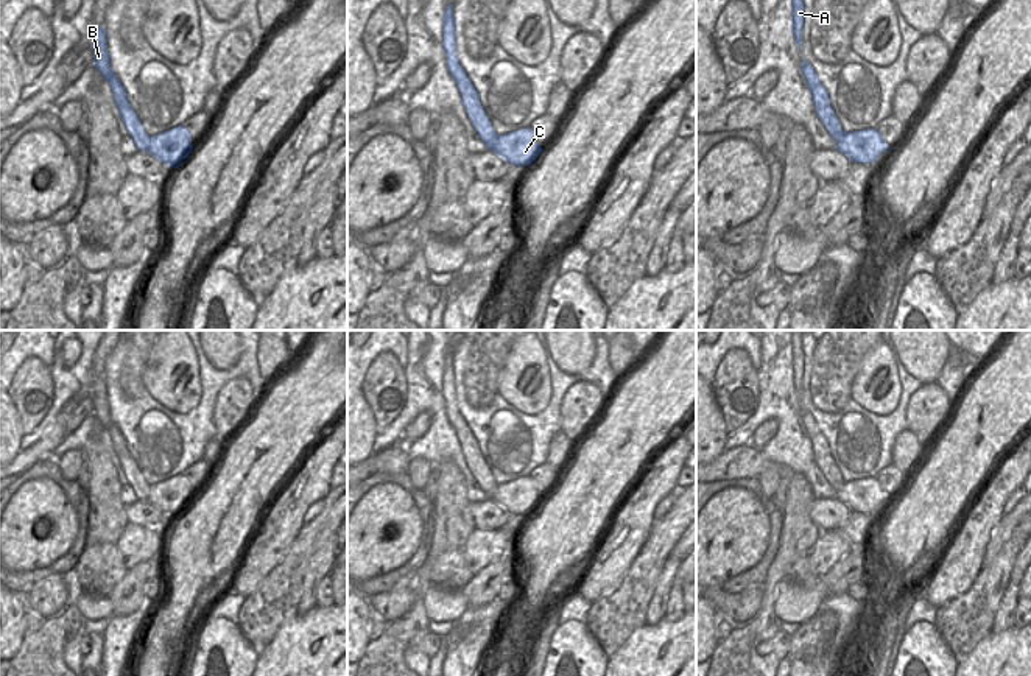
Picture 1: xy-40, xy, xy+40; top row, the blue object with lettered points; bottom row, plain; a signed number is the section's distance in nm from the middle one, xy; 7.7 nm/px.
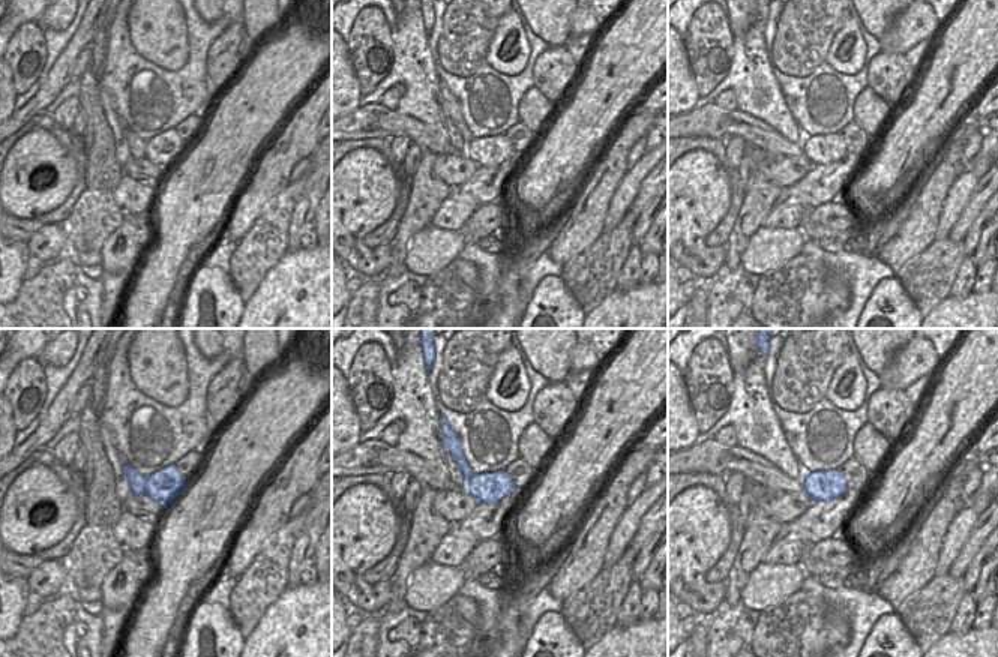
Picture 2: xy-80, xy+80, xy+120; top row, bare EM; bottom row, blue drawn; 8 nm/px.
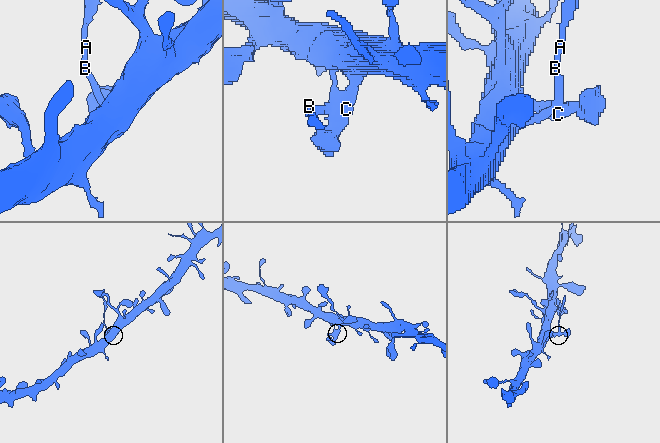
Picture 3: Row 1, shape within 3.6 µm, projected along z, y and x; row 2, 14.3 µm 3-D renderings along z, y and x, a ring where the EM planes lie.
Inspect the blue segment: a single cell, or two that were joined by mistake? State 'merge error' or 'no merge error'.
merge error

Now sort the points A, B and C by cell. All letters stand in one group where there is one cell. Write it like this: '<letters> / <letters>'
A B / C

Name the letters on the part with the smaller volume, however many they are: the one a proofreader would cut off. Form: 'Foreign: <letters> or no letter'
Foreign: A, B

